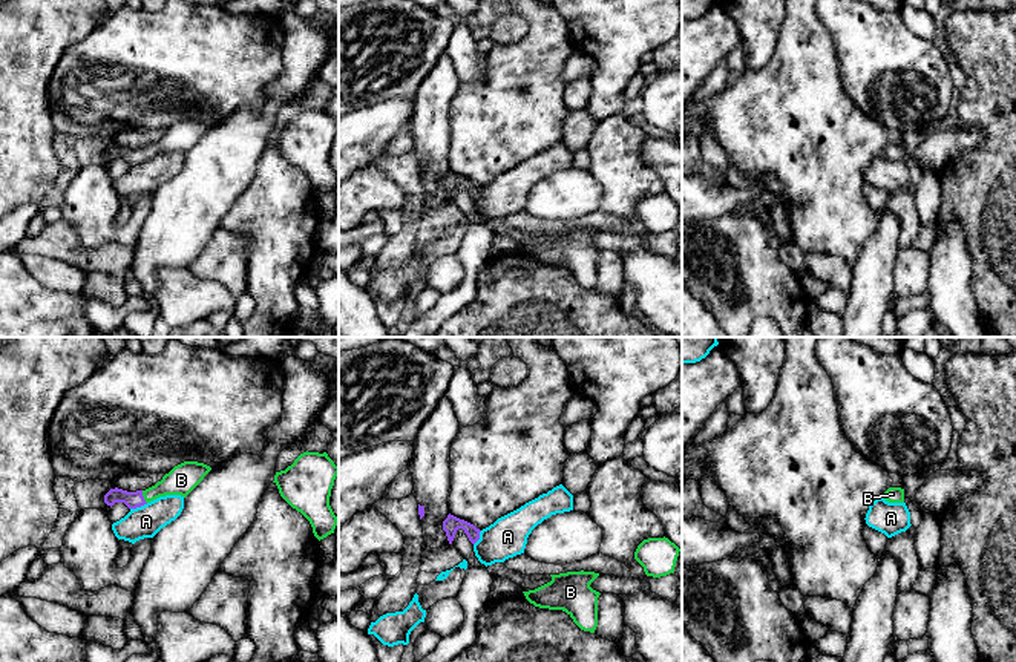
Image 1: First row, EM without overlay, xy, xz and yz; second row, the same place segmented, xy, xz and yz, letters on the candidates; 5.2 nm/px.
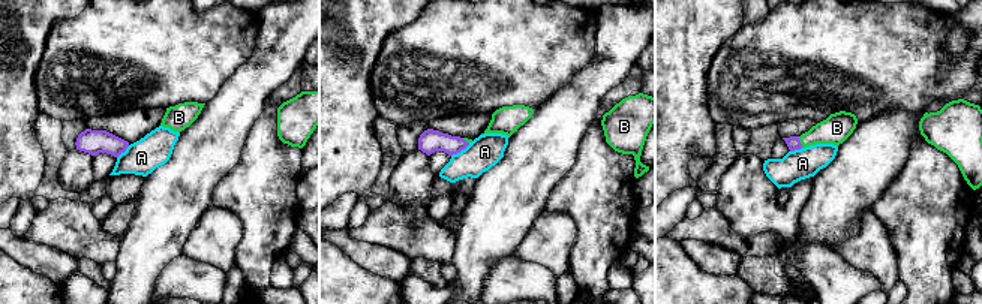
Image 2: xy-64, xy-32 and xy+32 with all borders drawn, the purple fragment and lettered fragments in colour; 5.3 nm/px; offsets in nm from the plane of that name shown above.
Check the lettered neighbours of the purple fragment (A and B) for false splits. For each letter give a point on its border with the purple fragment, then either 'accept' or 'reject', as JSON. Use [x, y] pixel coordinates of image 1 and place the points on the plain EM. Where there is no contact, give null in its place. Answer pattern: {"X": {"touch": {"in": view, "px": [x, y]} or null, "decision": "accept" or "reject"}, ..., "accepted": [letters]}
{"A": {"touch": {"in": "xy", "px": [138, 163]}, "decision": "reject"}, "B": {"touch": {"in": "xy", "px": [143, 154]}, "decision": "accept"}, "accepted": ["B"]}

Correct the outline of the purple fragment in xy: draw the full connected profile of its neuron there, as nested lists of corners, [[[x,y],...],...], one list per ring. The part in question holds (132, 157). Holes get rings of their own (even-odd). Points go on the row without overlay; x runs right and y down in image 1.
[[[184,118],[146,147],[127,149],[118,144],[110,146],[104,152],[104,159],[110,164],[115,159],[124,159],[129,166],[136,166],[166,152],[181,152],[185,155],[210,127],[211,124],[204,120]]]

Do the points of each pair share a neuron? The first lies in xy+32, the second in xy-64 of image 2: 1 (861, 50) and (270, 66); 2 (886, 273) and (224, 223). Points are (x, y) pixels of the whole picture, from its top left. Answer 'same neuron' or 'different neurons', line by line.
1: different neurons
2: same neuron

